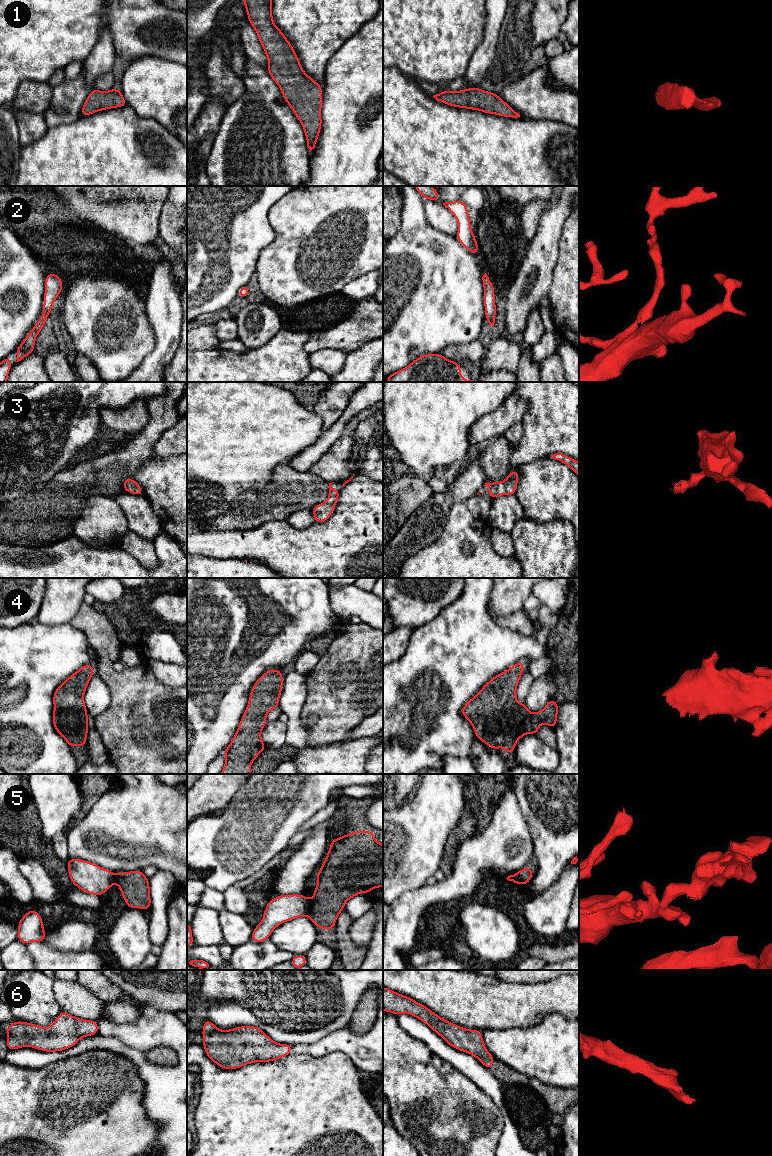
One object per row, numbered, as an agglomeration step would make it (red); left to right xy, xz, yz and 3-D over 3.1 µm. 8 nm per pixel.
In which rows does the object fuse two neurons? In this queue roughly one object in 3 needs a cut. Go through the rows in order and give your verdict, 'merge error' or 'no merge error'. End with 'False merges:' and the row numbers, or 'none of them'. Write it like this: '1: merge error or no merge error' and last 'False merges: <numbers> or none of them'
1: no merge error
2: no merge error
3: no merge error
4: no merge error
5: merge error
6: no merge error
False merges: 5

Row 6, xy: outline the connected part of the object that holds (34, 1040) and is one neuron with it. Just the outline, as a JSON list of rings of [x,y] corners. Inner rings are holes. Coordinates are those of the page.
[[[61,1011],[51,1027],[14,1021],[7,1026],[8,1050],[32,1047],[44,1052],[59,1052],[78,1044],[83,1037],[94,1036],[99,1031],[97,1021],[84,1020]]]

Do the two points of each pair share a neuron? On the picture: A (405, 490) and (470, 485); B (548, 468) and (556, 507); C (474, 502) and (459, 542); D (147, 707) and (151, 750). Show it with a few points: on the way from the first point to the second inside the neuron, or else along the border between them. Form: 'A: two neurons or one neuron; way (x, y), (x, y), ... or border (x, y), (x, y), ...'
A: one neuron; way (421, 494), (426, 498), (448, 498), (454, 493)
B: one neuron; way (548, 478), (548, 488), (556, 497)
C: two neurons; border (464, 502), (473, 516), (486, 521)
D: one neuron; way (147, 718), (151, 739)

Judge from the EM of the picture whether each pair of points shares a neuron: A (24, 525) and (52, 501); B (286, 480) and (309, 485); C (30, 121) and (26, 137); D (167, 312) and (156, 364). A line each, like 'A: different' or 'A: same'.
A: same
B: same
C: same
D: same

